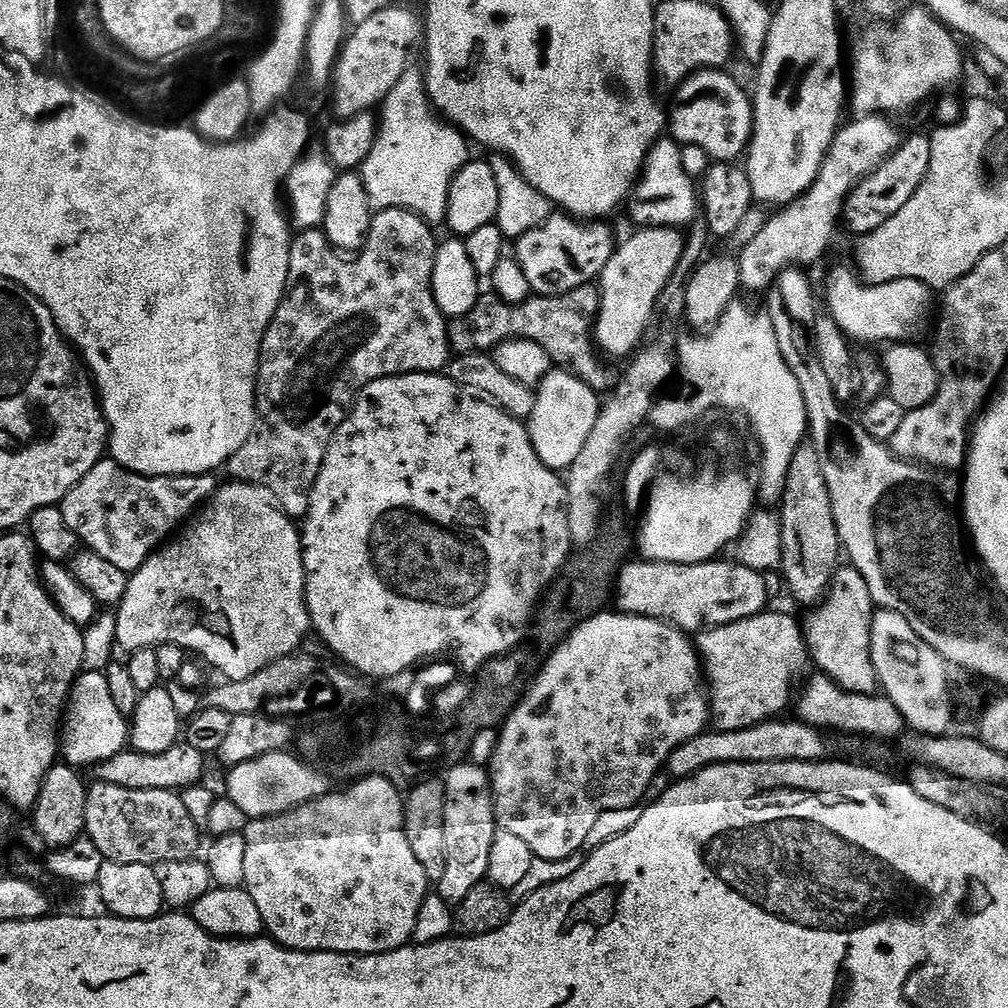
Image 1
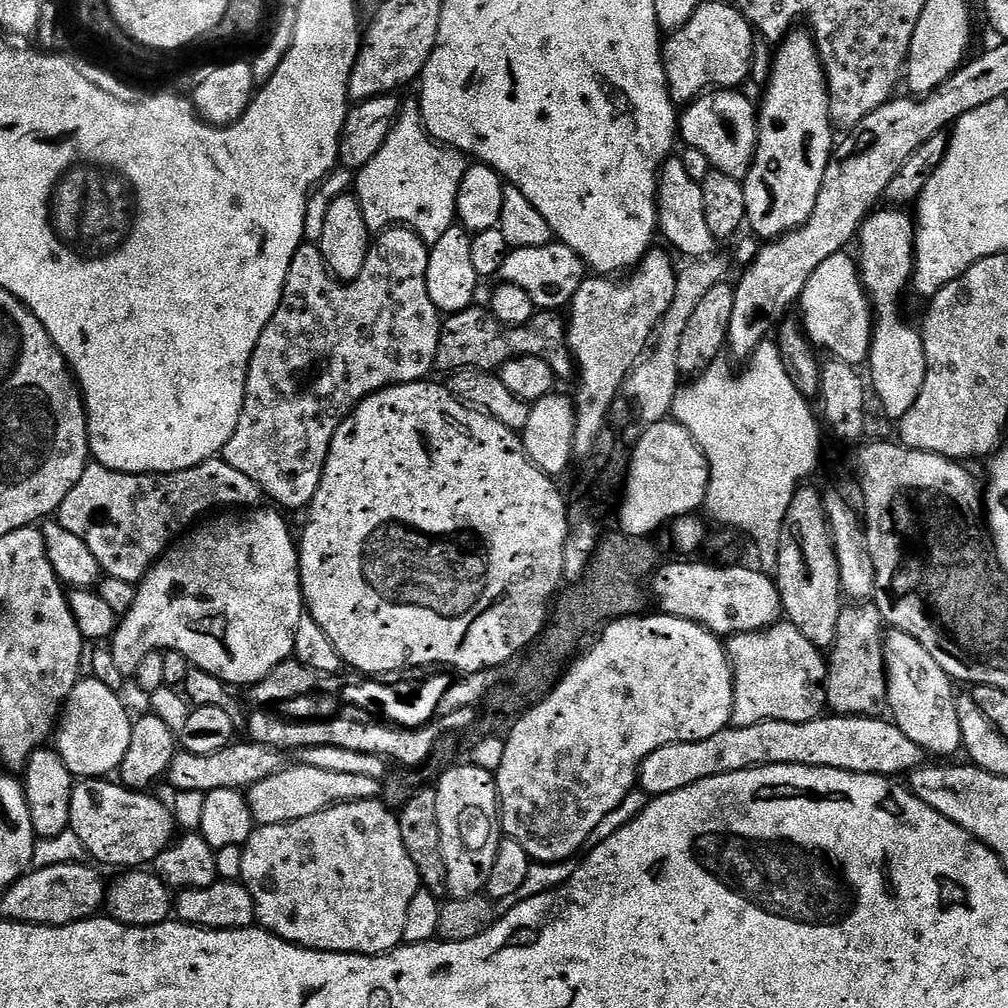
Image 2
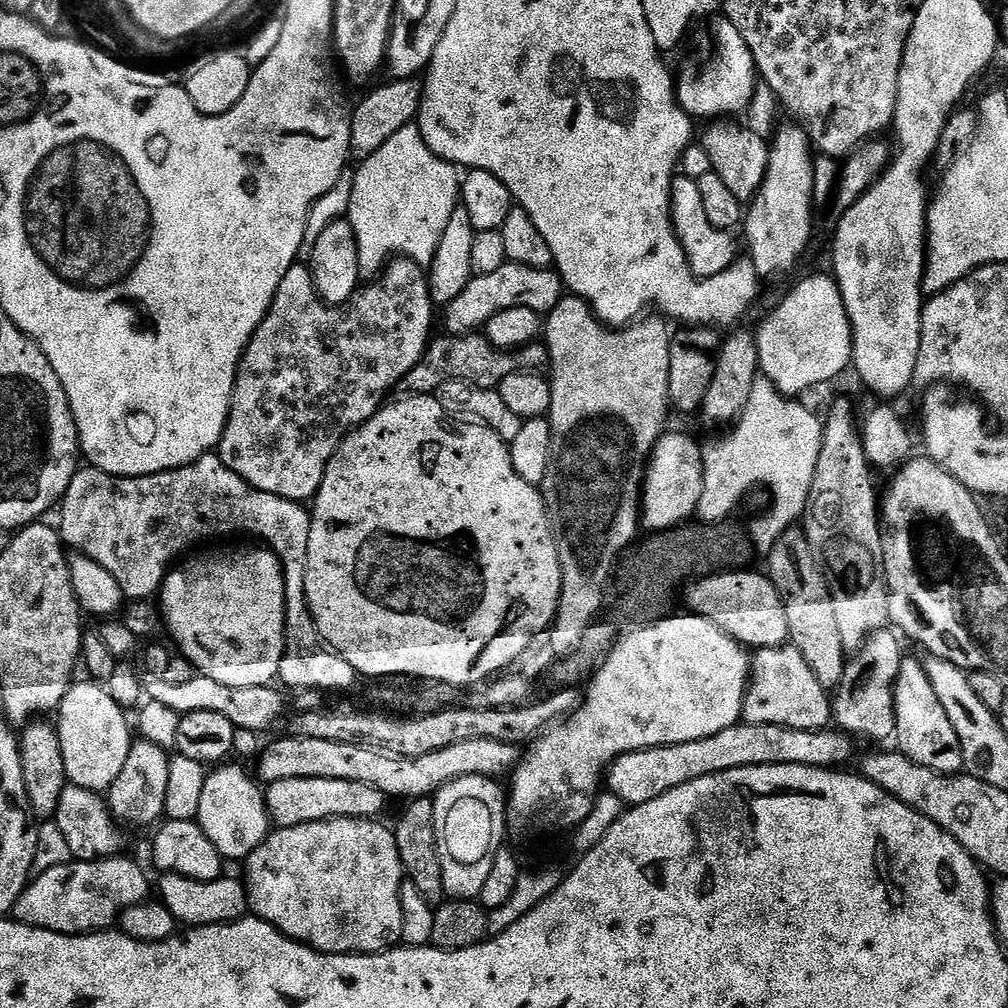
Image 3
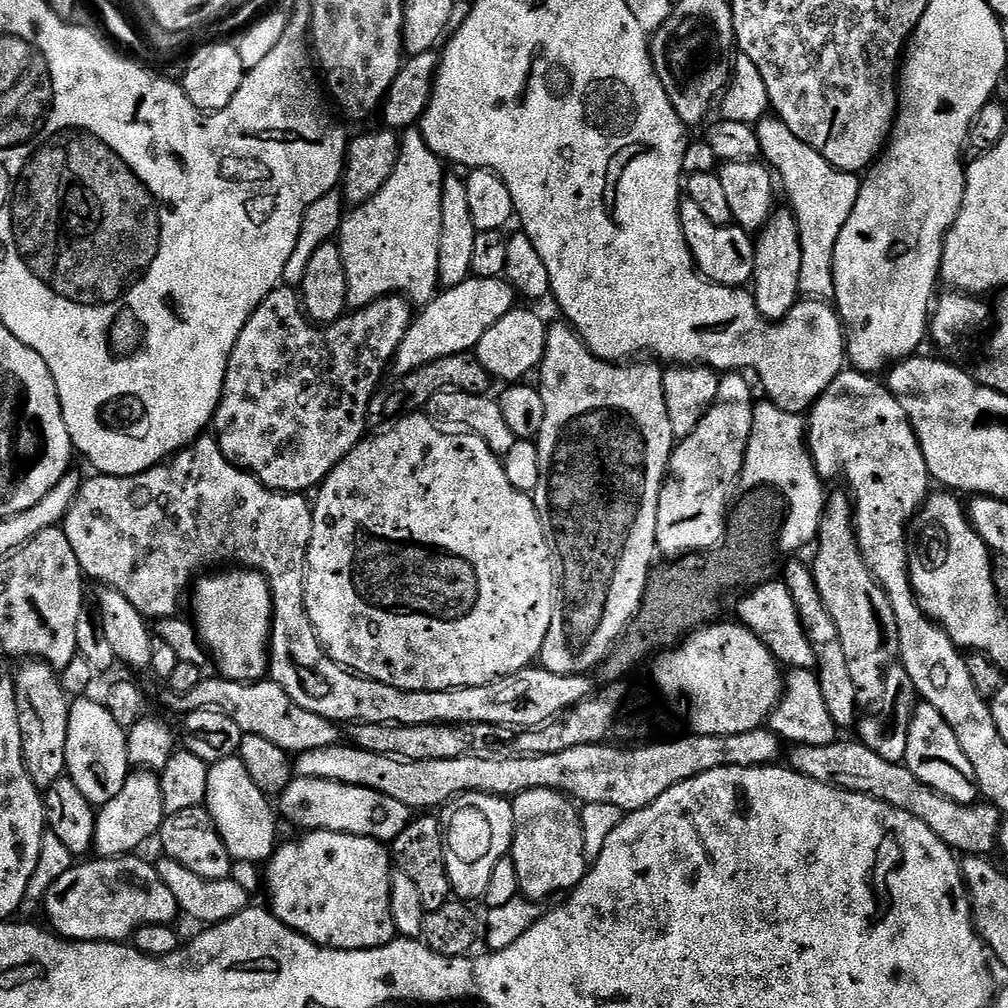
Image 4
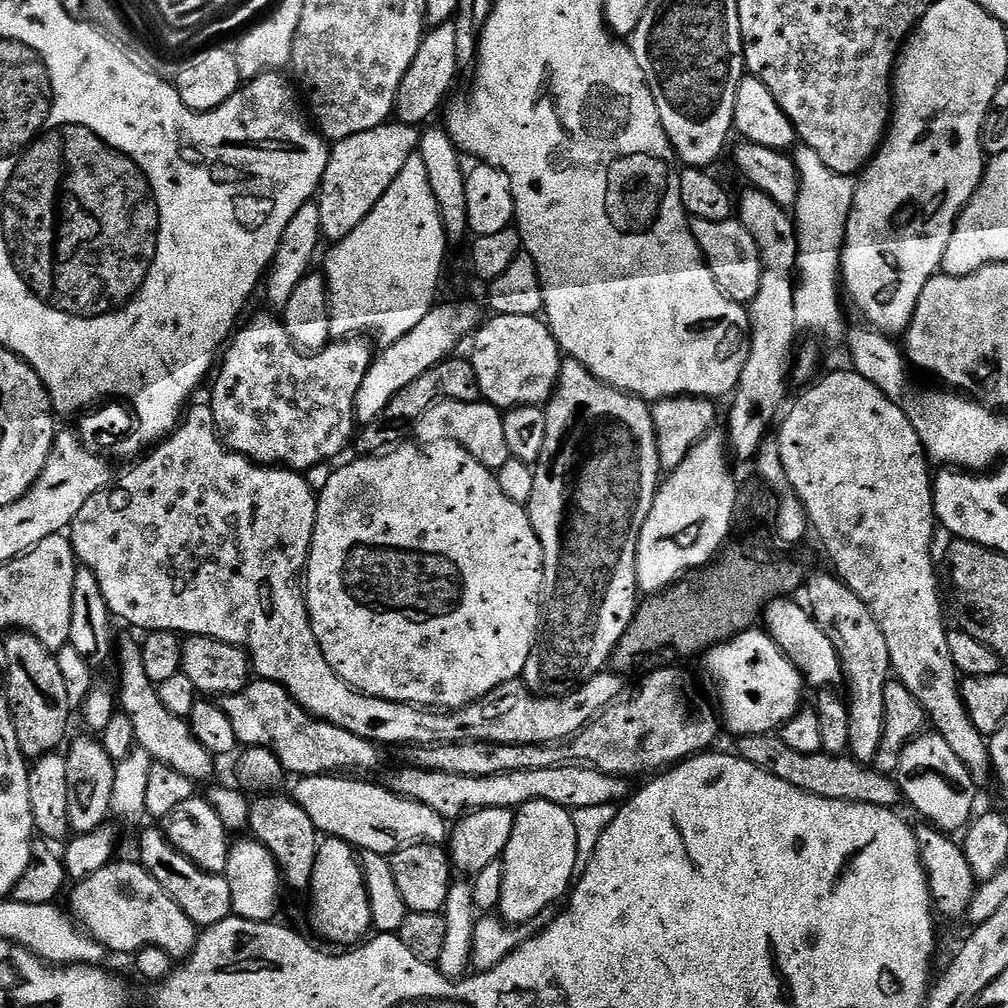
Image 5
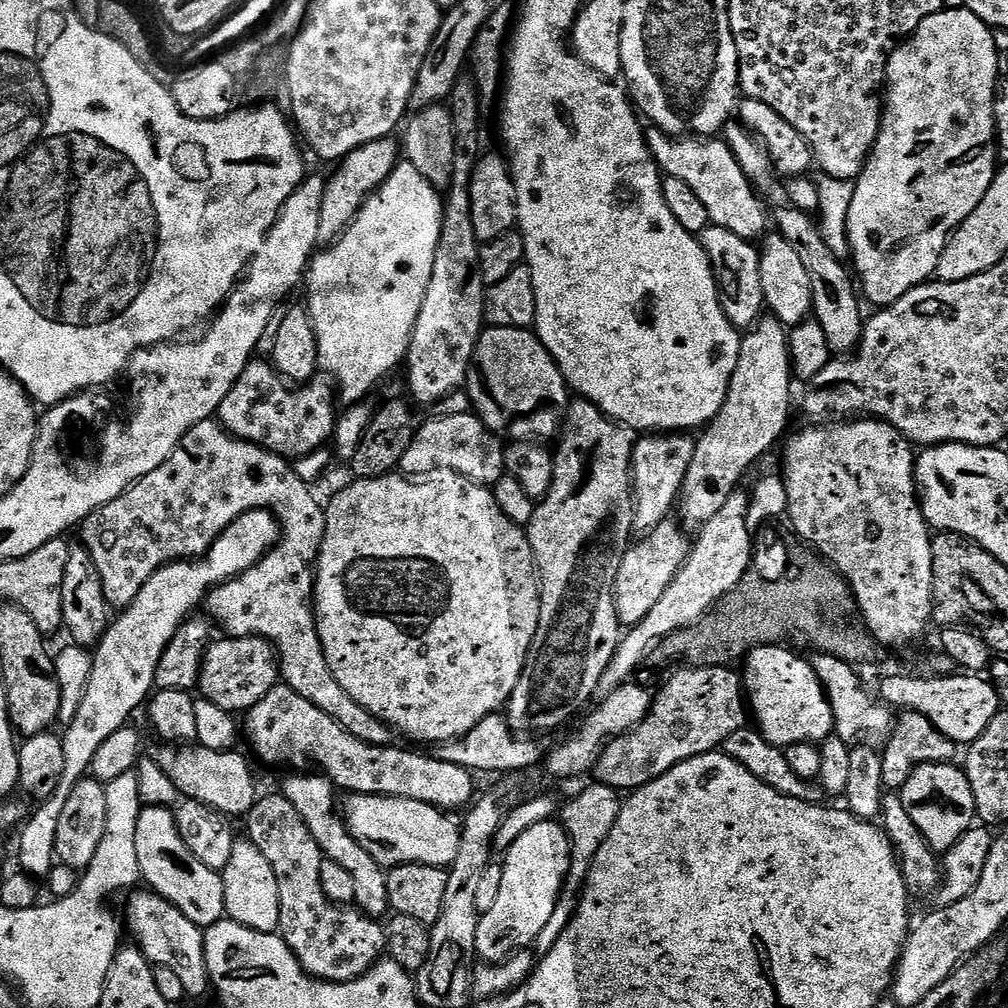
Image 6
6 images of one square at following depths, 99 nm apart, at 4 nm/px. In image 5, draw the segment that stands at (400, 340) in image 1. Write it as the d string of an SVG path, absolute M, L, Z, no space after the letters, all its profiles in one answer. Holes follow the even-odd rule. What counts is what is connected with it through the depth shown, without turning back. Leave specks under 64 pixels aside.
M279 315L276 316L256 316L244 329L241 327L235 333L234 339L227 347L222 363L219 365L220 374L216 378L216 385L212 388L212 400L210 407L214 414L216 430L221 440L231 451L242 454L248 460L255 460L261 466L279 466L301 474L307 473L307 468L316 468L319 464L324 464L327 460L332 460L344 447L353 443L358 432L358 421L356 419L356 399L358 398L358 386L362 386L362 378L366 378L366 370L370 370L374 359L374 344L371 339L362 336L351 338L340 338L335 342L330 342L321 352L305 354L296 347L296 343L290 338L290 334L284 328L284 321Z

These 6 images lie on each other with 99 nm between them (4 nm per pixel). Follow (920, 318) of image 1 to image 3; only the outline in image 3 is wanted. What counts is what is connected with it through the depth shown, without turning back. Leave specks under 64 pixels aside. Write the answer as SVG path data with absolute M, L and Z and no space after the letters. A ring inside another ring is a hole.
M808 276L800 280L788 292L788 297L765 318L760 329L754 332L760 372L784 397L800 398L803 392L828 384L835 376L849 371L852 362L852 327L846 314L844 299L835 279L828 276Z

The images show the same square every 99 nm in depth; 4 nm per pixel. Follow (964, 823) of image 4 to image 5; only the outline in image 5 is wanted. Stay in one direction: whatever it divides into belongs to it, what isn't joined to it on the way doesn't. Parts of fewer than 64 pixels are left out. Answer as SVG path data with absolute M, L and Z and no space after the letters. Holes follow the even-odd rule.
M776 734L741 736L735 743L735 751L746 762L765 768L770 774L782 778L782 782L790 782L790 786L798 786L810 794L883 808L892 808L896 803L901 803L900 785L891 775L877 772L875 767L859 764L851 755L829 756L827 752L821 750L803 756L798 754L798 750L790 750L790 746L786 746L786 742Z

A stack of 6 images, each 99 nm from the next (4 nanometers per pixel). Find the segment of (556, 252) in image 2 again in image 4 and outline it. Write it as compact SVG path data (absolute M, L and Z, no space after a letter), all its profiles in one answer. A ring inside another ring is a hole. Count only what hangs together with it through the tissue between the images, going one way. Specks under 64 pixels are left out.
M472 276L453 288L444 288L430 303L419 309L418 315L406 330L406 338L396 351L390 368L397 377L410 374L438 358L447 356L462 356L471 353L476 343L502 318L517 307L518 293L507 280L503 278L478 278Z

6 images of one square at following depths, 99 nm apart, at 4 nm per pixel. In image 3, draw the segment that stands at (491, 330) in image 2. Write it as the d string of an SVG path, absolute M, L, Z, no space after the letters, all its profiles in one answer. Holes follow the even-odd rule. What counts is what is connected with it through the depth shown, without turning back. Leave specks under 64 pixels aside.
M444 334L444 337L433 339L428 345L428 349L424 352L424 357L418 362L418 366L414 366L414 370L410 370L410 374L406 374L402 388L405 393L413 396L431 396L439 393L440 387L451 380L461 380L467 384L473 384L479 388L499 389L502 378L506 378L515 372L540 372L547 365L548 349L543 343L533 342L524 345L523 348L512 350L501 350L495 348L488 341L487 335L484 334Z

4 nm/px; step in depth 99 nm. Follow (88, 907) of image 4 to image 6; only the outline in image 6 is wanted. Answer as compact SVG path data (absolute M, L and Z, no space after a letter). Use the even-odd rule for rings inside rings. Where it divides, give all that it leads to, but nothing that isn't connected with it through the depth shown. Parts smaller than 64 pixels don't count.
M151 890L138 891L133 891L127 897L129 900L126 928L127 931L129 928L140 939L137 940L138 946L143 949L144 956L153 965L169 966L174 970L174 974L181 979L185 993L189 997L202 996L207 991L209 992L211 980L205 962L205 931L156 892Z

